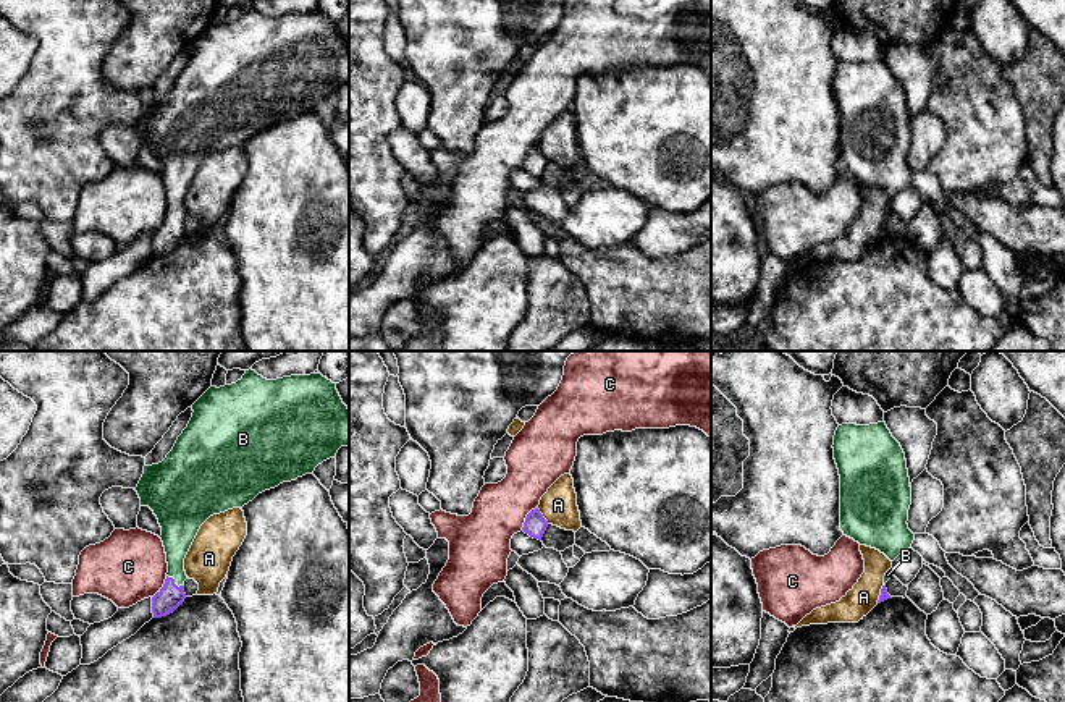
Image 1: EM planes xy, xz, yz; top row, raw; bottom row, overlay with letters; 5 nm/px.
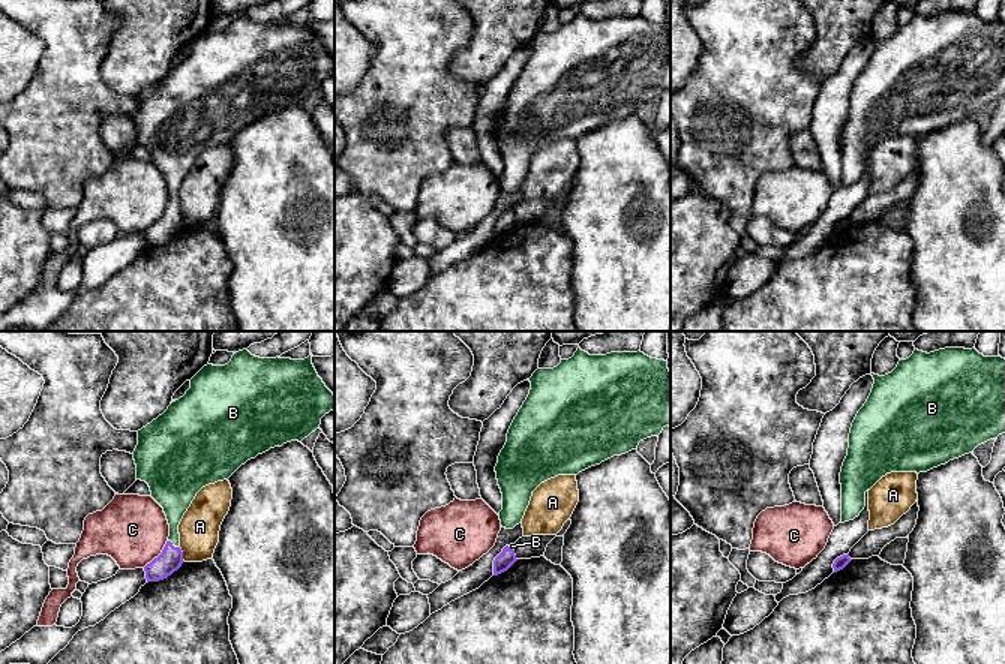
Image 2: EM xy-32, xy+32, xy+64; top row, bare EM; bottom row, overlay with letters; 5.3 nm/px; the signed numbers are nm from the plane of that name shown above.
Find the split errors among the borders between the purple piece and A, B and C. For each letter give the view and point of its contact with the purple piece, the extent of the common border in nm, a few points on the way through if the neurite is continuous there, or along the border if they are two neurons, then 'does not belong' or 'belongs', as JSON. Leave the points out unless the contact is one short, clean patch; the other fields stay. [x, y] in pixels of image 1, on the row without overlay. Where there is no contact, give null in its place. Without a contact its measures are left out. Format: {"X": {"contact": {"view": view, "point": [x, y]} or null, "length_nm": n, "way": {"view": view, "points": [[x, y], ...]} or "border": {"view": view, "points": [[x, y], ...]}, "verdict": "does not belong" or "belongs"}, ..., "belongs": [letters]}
{"A": {"contact": {"view": "xz", "point": [542, 154]}, "length_nm": 100, "border": {"view": "xz", "points": [[537, 146], [548, 160]]}, "verdict": "does not belong"}, "B": {"contact": {"view": "xy", "point": [173, 220]}, "length_nm": 110, "way": {"view": "xy", "points": [[170, 235], [173, 220], [178, 170]]}, "verdict": "belongs"}, "C": {"contact": {"view": "xz", "point": [526, 156]}, "length_nm": 150, "border": {"view": "xz", "points": [[537, 144], [527, 152], [521, 167]]}, "verdict": "does not belong"}, "belongs": ["B"]}

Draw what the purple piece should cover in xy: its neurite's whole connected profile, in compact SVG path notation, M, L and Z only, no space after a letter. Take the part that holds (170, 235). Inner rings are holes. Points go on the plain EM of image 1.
M249 6L236 21L210 24L192 49L173 87L162 100L144 104L136 125L141 144L149 144L158 157L168 201L165 222L152 235L154 256L173 251L184 239L184 196L210 154L242 146L265 128L314 112L341 84L349 84L349 45L336 21L322 11L267 18Z

